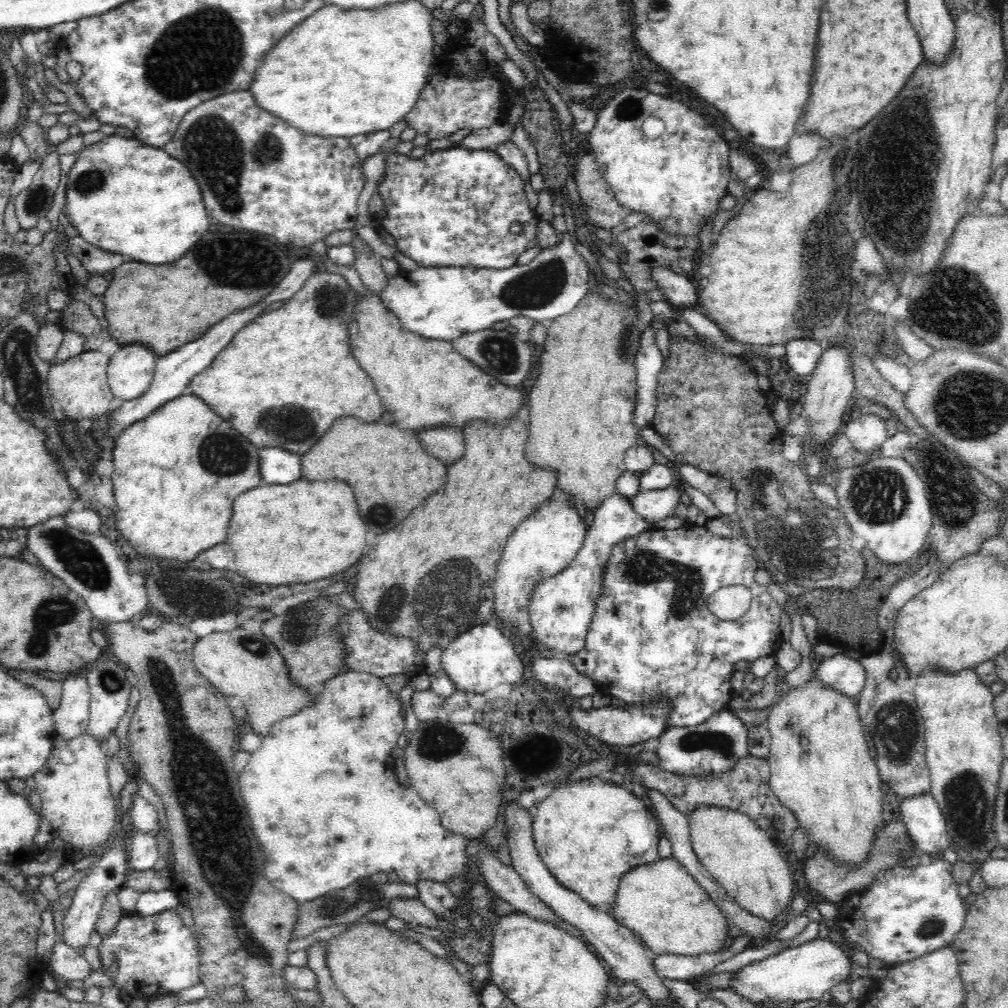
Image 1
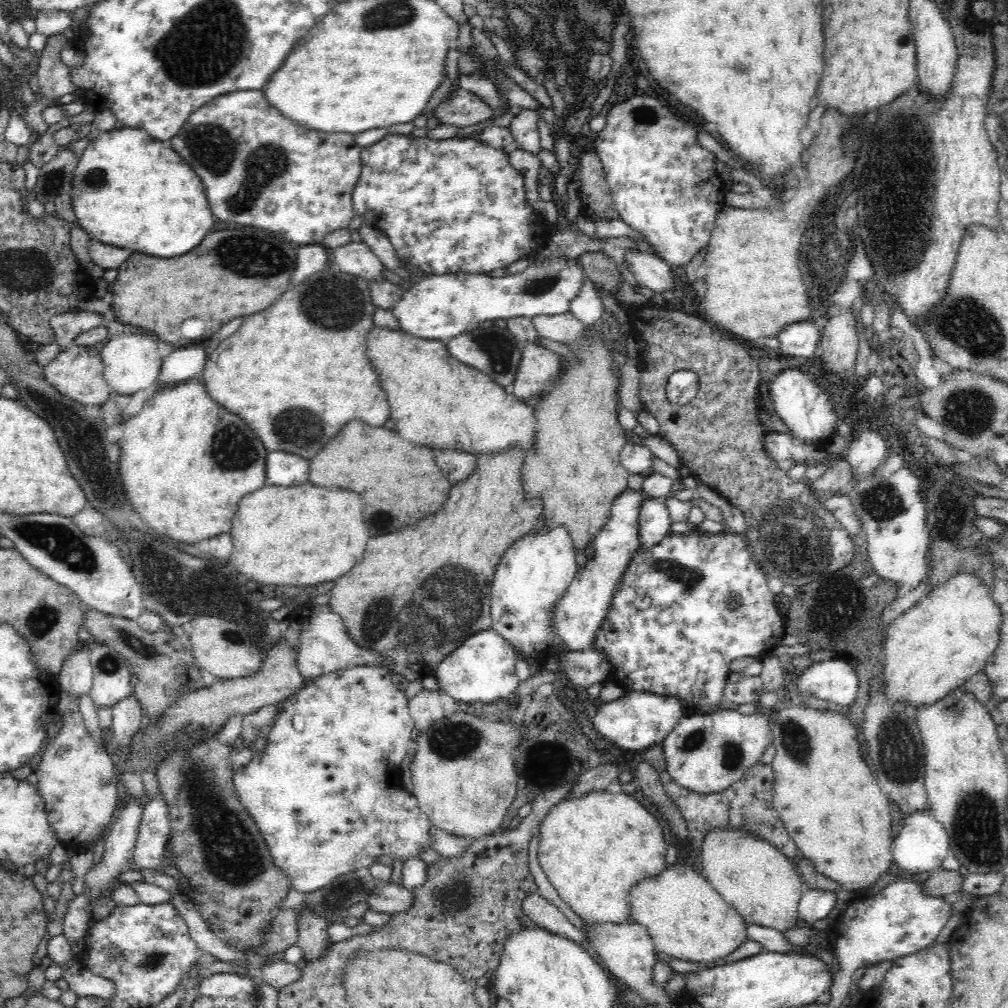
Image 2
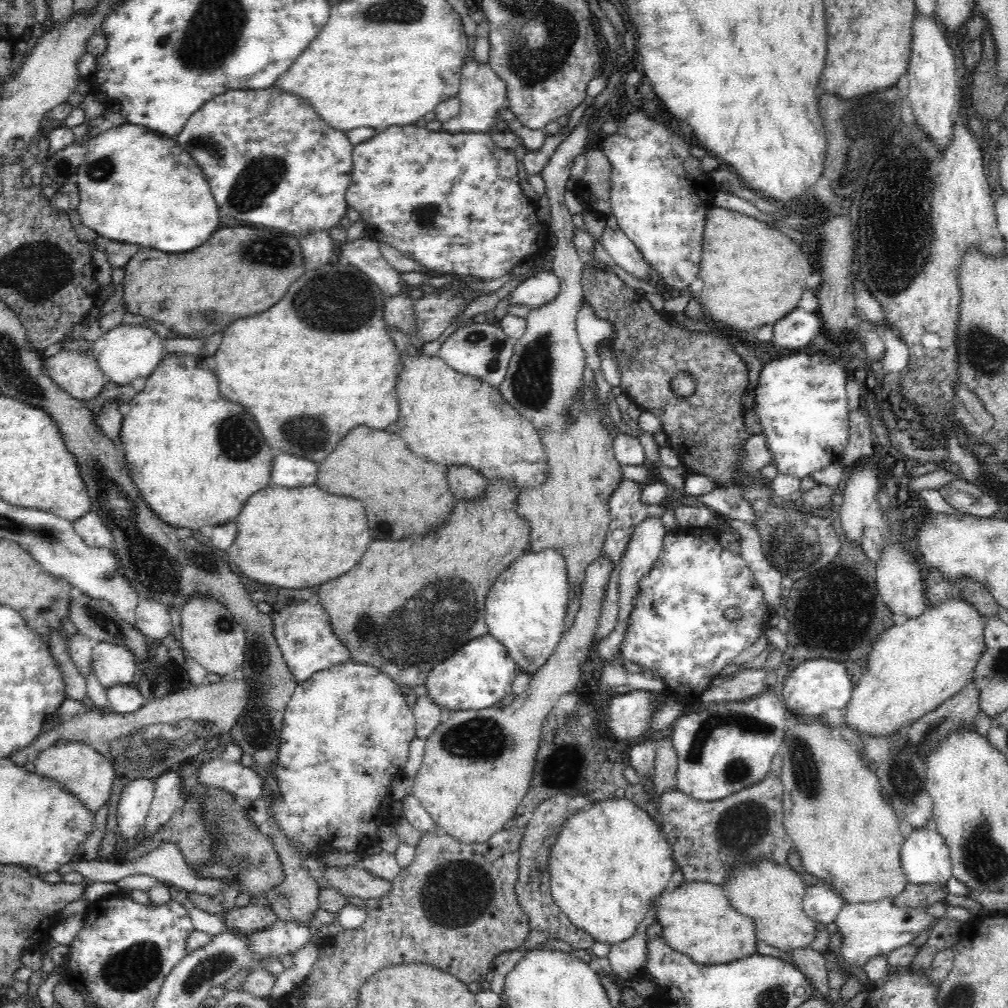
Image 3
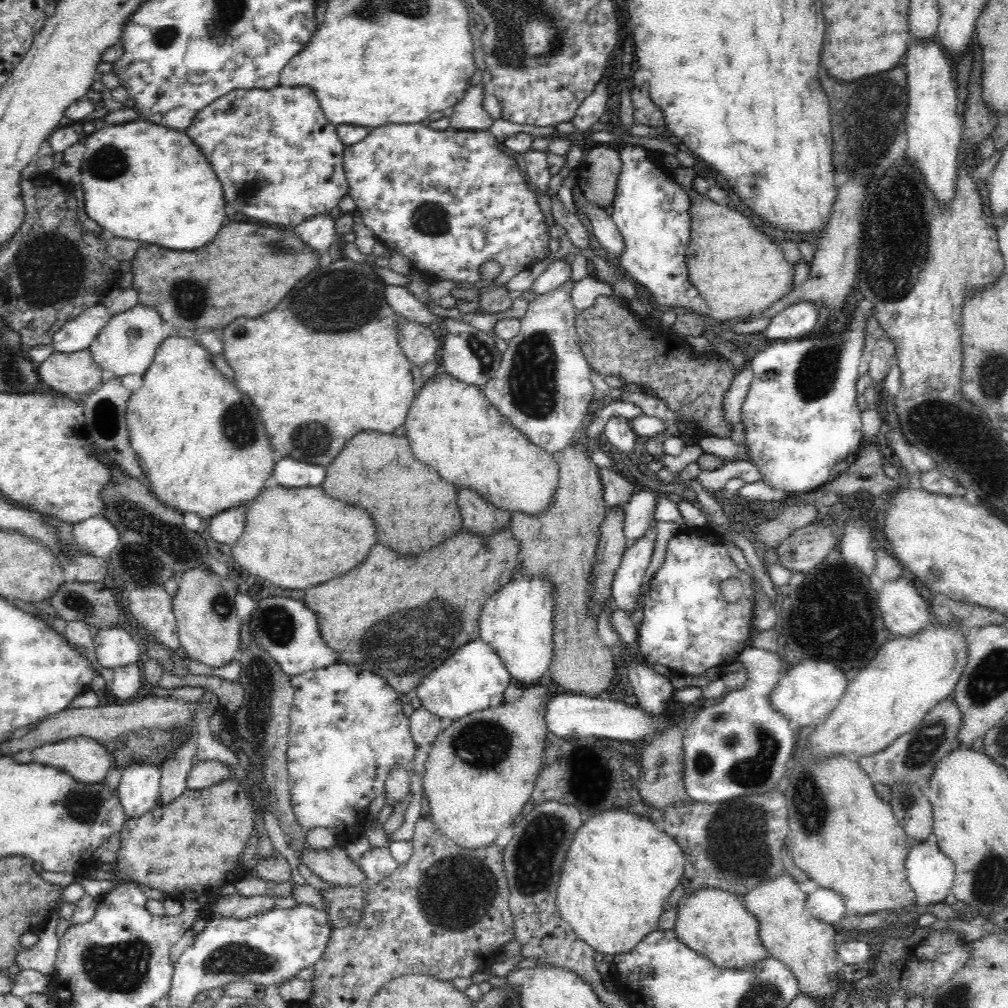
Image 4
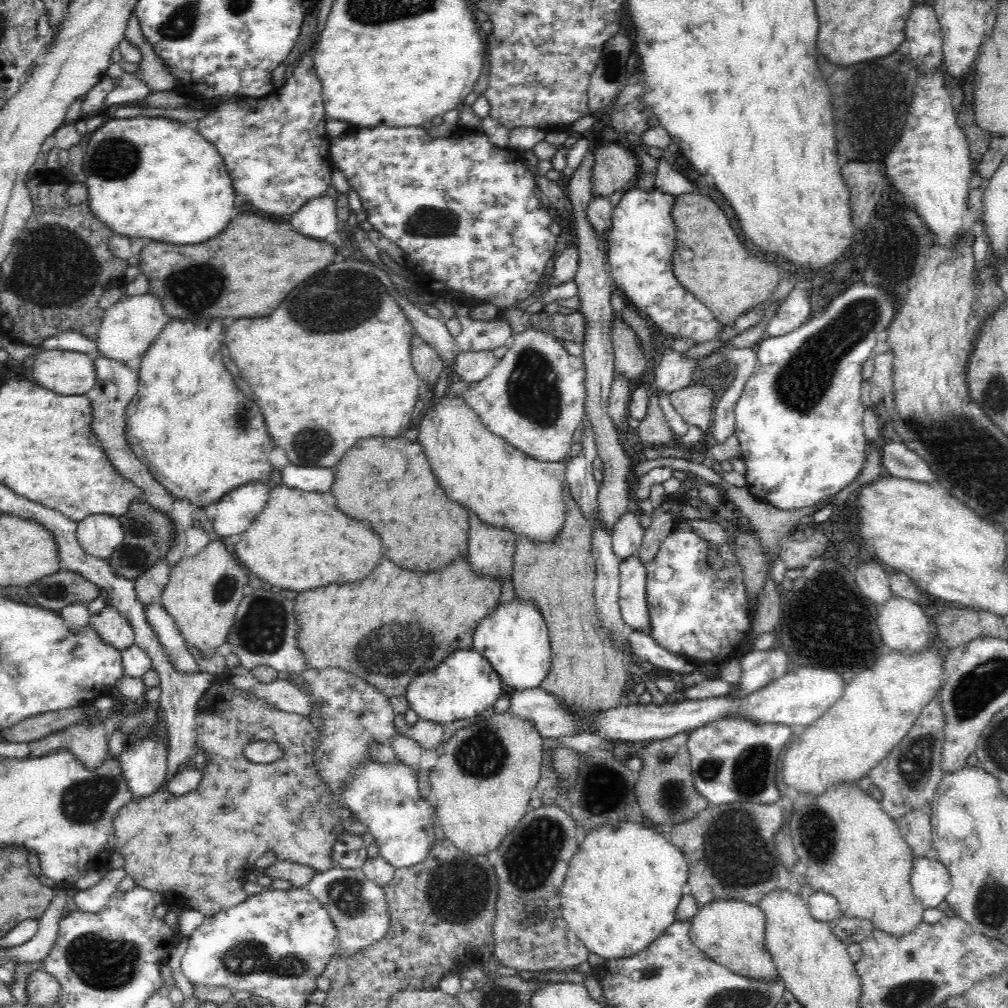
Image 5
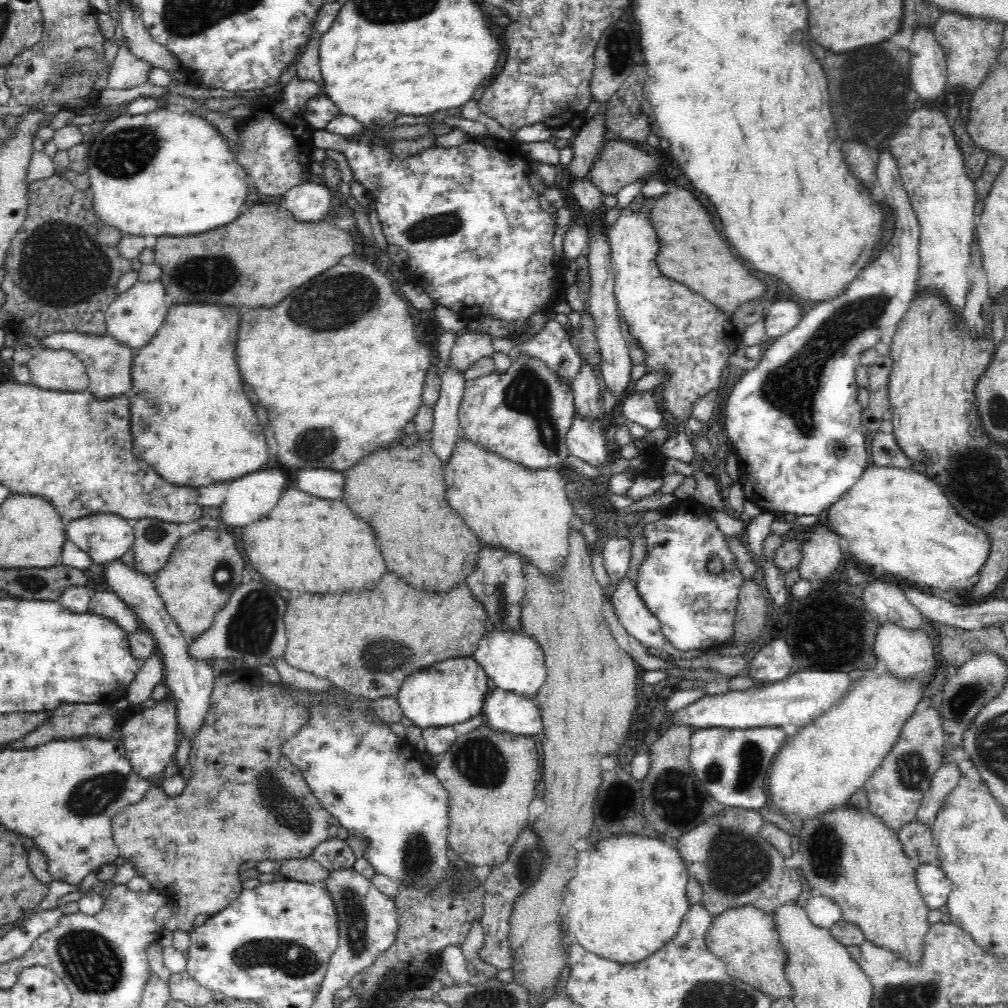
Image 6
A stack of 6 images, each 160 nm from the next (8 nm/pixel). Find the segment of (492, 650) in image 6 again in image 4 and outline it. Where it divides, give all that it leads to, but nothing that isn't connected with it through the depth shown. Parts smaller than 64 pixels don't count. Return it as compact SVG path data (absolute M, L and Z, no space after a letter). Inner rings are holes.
M519 572L502 585L484 604L478 618L478 638L494 649L506 665L513 682L526 688L544 681L554 658L552 614L553 586L546 578L528 578Z

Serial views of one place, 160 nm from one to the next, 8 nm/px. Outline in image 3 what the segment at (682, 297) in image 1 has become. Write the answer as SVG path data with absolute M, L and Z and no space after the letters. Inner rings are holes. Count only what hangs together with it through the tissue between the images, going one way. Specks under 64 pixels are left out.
M604 226L601 245L615 264L624 268L634 278L646 279L646 276L650 276L650 269L648 269L644 257L619 228Z

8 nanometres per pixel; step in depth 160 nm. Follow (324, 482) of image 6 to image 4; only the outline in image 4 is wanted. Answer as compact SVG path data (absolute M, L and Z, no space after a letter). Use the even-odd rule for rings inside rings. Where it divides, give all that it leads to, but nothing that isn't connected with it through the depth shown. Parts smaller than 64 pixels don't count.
M283 457L280 462L275 463L273 468L274 480L280 486L299 489L302 487L321 486L322 478L326 476L324 466L316 464L302 464L292 458Z

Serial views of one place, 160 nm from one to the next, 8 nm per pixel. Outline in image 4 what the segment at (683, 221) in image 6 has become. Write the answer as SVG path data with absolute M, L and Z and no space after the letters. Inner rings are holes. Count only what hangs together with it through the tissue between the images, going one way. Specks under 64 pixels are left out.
M678 167L672 172L690 199L690 238L685 253L689 281L698 289L716 322L758 317L762 310L792 290L794 270L778 246L762 236L748 218L698 193L693 188L694 174L690 167Z

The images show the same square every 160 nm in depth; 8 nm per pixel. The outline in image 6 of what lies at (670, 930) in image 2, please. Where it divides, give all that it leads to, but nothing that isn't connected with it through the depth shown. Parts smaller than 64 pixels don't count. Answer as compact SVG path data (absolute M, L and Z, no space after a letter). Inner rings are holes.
M750 905L732 907L714 916L705 935L708 949L722 959L732 978L766 993L772 1002L781 998L793 998L794 989L785 975L786 949L778 938L772 913Z

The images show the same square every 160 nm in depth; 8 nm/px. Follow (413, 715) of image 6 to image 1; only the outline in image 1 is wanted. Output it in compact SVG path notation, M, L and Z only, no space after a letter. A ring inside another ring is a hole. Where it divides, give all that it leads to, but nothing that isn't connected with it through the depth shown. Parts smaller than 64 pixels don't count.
M495 623L473 626L459 634L442 651L440 662L441 670L447 674L454 688L465 693L484 694L502 683L518 686L527 676L521 658L514 651L512 638L506 637Z

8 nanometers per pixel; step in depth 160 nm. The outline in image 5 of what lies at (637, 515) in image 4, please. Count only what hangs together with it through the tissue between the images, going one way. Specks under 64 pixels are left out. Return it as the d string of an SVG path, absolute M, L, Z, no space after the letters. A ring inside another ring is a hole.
M627 511L618 518L618 522L612 528L611 543L613 553L619 561L637 553L642 542L642 534L644 529L640 527L640 520L634 512Z

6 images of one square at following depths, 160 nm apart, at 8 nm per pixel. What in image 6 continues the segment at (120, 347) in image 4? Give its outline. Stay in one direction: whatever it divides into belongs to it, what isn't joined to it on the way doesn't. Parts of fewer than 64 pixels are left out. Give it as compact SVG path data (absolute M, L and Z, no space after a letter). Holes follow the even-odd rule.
M160 279L152 280L152 282L139 280L126 291L118 294L114 302L106 310L106 334L110 335L110 338L118 343L130 346L130 349L142 349L162 327L168 308L166 291Z

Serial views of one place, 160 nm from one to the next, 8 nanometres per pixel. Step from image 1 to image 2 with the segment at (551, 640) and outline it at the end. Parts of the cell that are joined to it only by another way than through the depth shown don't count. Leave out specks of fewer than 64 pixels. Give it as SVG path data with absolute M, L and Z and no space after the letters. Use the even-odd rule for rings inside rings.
M626 488L614 499L606 524L592 542L594 558L586 564L584 570L577 572L570 586L567 586L565 595L555 606L551 626L556 628L562 642L570 651L592 647L595 634L612 610L611 598L621 584L623 572L630 564L632 556L638 551L639 512L643 502L643 493L631 488Z

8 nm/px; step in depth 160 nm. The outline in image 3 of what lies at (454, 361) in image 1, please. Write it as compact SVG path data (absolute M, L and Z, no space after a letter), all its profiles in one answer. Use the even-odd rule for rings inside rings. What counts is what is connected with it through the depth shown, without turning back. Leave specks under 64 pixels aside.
M402 356L396 391L400 402L400 436L408 448L414 454L434 458L442 466L464 462L460 468L448 468L448 484L456 498L479 501L485 497L490 481L514 481L518 492L545 482L550 466L540 434L488 382L454 371L438 356Z

